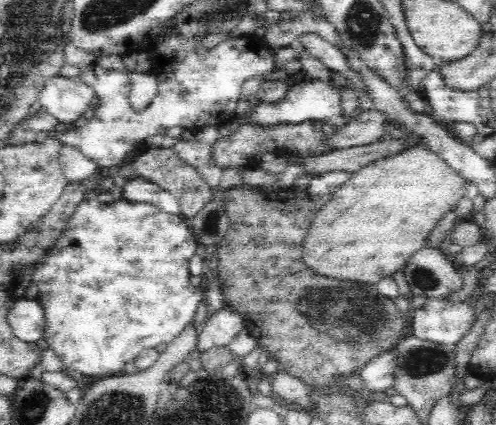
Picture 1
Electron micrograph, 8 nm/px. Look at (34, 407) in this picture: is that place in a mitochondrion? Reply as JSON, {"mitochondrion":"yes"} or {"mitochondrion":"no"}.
{"mitochondrion":"yes"}

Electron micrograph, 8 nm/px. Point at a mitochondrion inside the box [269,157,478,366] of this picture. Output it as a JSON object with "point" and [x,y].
{"point":[358,317]}

